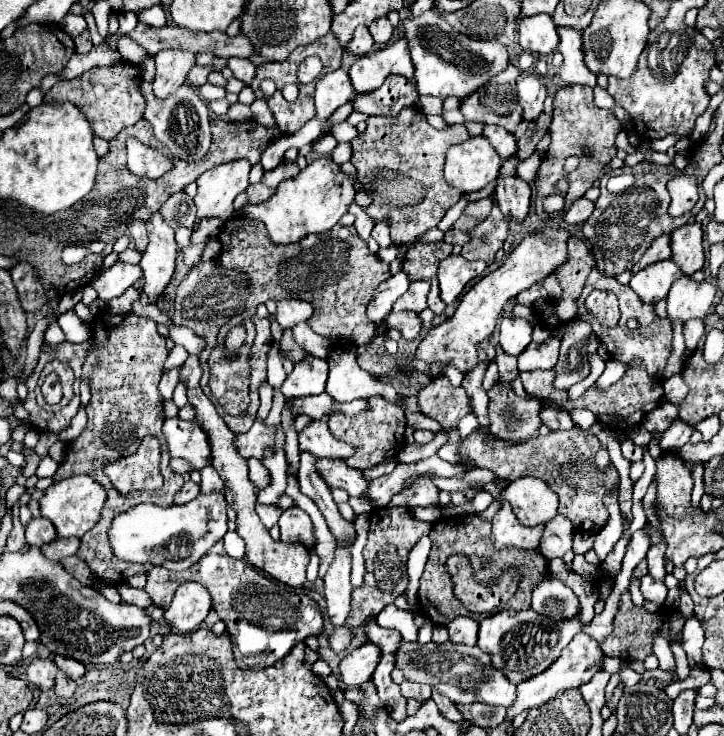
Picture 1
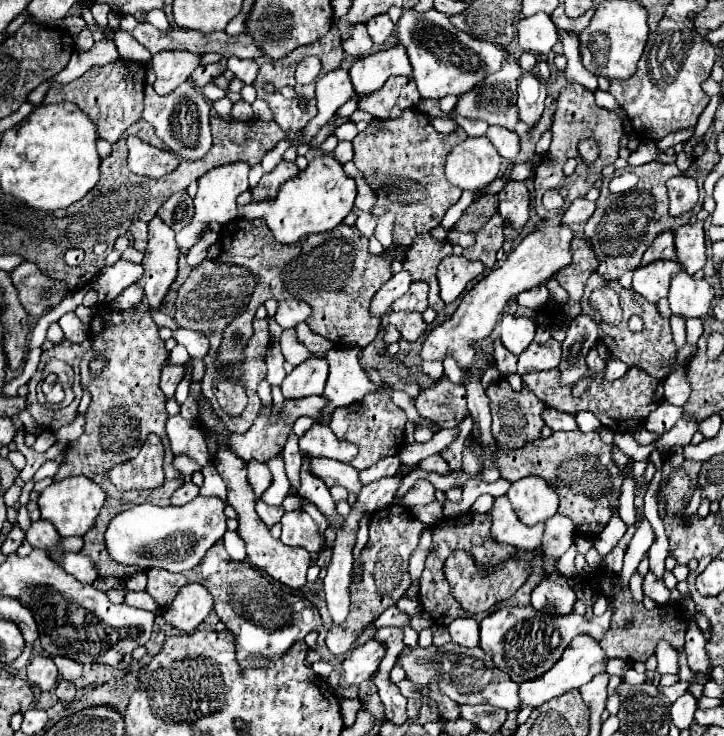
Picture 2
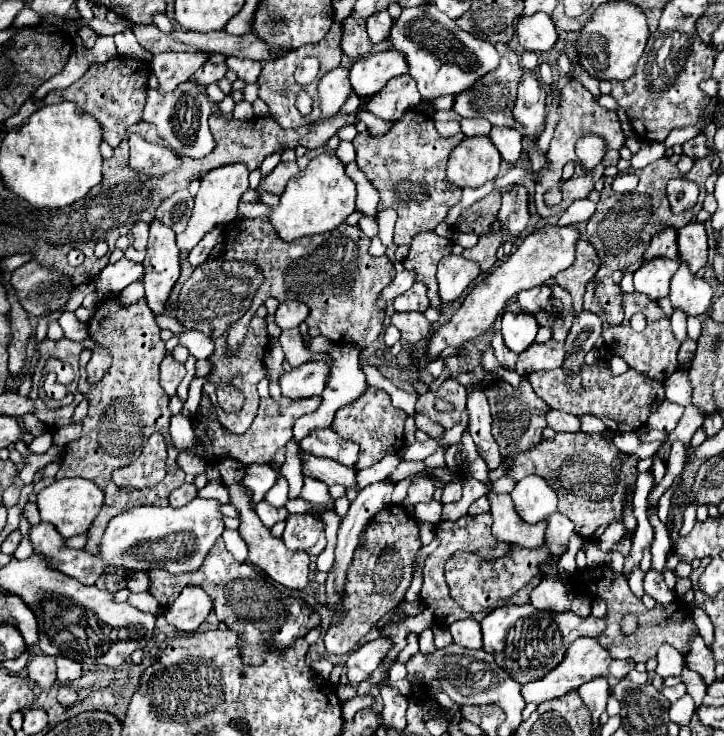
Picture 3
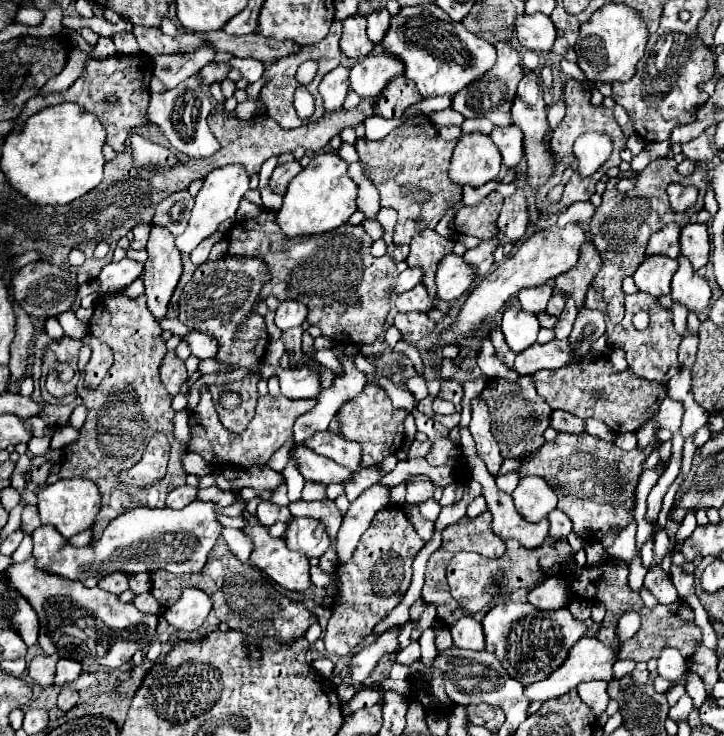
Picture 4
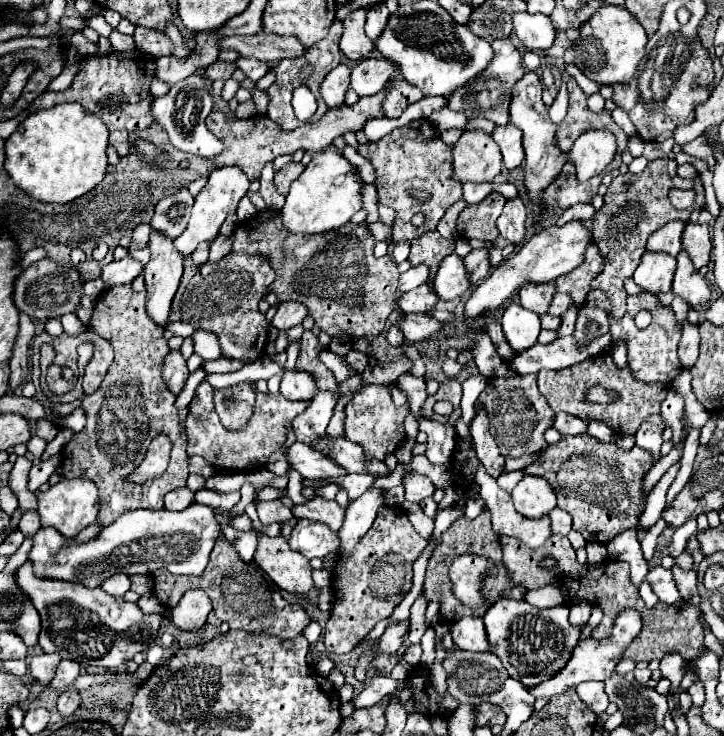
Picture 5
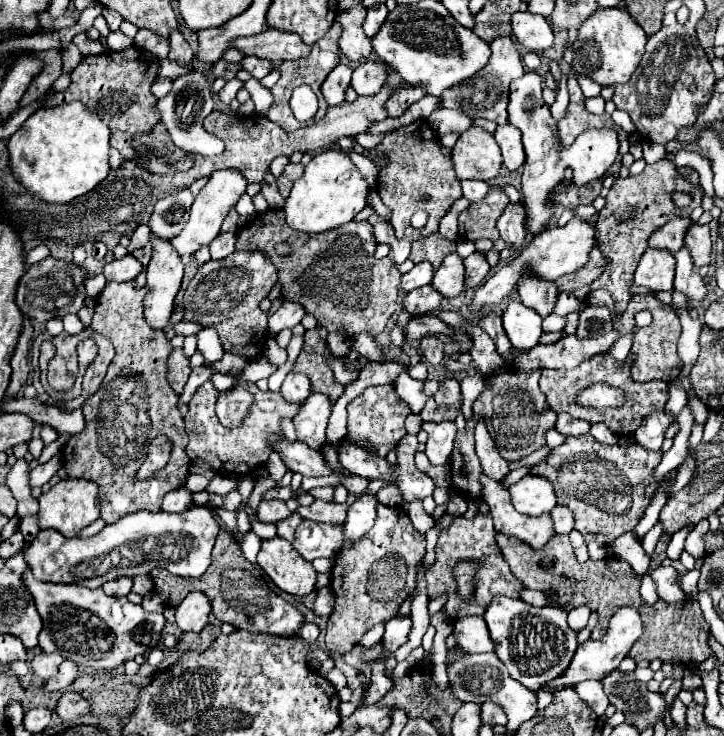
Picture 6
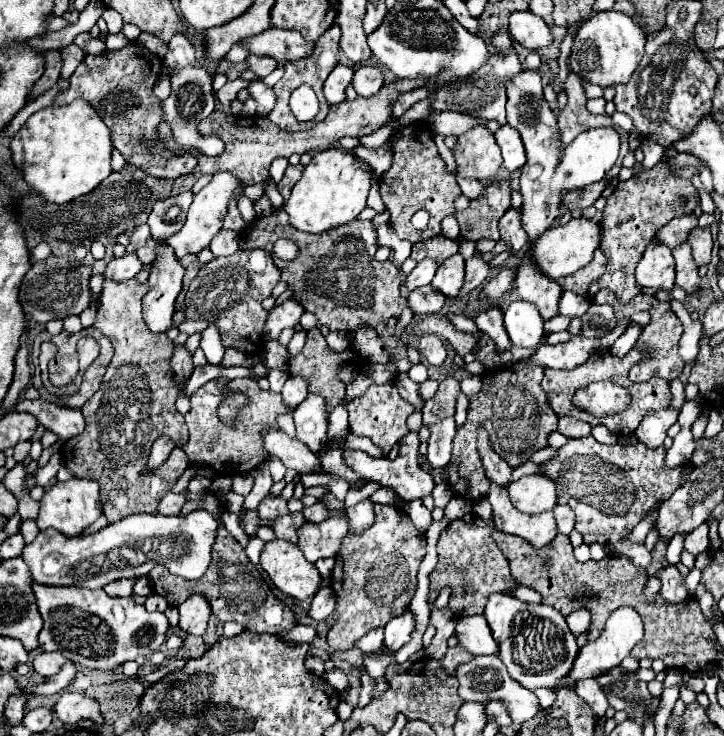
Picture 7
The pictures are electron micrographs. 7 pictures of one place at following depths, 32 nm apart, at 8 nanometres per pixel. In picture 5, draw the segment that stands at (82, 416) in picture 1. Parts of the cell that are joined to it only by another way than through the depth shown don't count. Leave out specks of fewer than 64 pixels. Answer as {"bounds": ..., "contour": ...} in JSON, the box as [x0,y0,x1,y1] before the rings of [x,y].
{"bounds":[41,430,75,461],"contour":[[[59,430],[56,437],[47,444],[47,447],[41,456],[42,461],[48,460],[53,455],[62,451],[62,448],[74,437],[75,433],[70,430]]]}

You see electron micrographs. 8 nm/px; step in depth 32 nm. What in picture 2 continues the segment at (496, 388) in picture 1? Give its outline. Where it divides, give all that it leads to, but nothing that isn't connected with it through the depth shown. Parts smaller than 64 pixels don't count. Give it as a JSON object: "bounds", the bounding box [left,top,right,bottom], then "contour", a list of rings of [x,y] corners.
{"bounds":[486,380,546,450],"contour":[[[498,380],[496,384],[488,386],[488,390],[486,390],[486,394],[490,398],[490,410],[492,410],[492,436],[498,440],[502,450],[522,448],[520,440],[530,440],[530,442],[538,440],[540,432],[544,428],[542,412],[546,408],[546,404],[526,388],[528,386],[522,384],[522,392],[514,392],[506,380]]]}

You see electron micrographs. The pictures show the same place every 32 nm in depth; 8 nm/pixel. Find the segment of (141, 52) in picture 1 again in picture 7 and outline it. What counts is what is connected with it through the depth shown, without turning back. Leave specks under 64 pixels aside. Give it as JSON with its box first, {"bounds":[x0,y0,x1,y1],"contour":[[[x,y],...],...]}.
{"bounds":[106,32,130,50],"contour":[[[118,32],[118,34],[108,34],[108,38],[106,38],[106,48],[108,48],[108,50],[120,50],[120,48],[124,48],[128,42],[130,42],[130,40],[128,40],[122,32]]]}

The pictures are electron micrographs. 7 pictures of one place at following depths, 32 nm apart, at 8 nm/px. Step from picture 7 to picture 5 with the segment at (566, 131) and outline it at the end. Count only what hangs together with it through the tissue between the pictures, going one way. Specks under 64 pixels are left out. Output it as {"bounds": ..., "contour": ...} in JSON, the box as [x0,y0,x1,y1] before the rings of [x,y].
{"bounds":[556,78,628,170],"contour":[[[574,78],[568,80],[568,92],[570,92],[570,106],[568,106],[568,114],[566,118],[560,122],[558,132],[556,132],[556,144],[560,150],[570,150],[570,146],[574,144],[574,140],[586,132],[586,130],[610,130],[616,134],[618,140],[618,154],[614,158],[614,162],[608,166],[608,170],[616,170],[620,168],[620,154],[626,150],[628,144],[628,136],[622,132],[622,128],[612,120],[610,112],[602,112],[602,114],[594,114],[586,108],[586,94],[580,90],[580,86],[576,84]]]}

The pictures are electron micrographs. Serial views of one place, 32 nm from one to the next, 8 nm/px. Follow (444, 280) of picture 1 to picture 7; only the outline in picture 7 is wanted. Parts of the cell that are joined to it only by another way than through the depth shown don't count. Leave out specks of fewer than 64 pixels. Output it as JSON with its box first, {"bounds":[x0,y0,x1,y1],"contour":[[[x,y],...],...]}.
{"bounds":[432,254,464,298],"contour":[[[454,254],[440,264],[432,280],[432,286],[440,290],[444,296],[456,298],[462,284],[464,284],[464,258],[460,254]]]}

